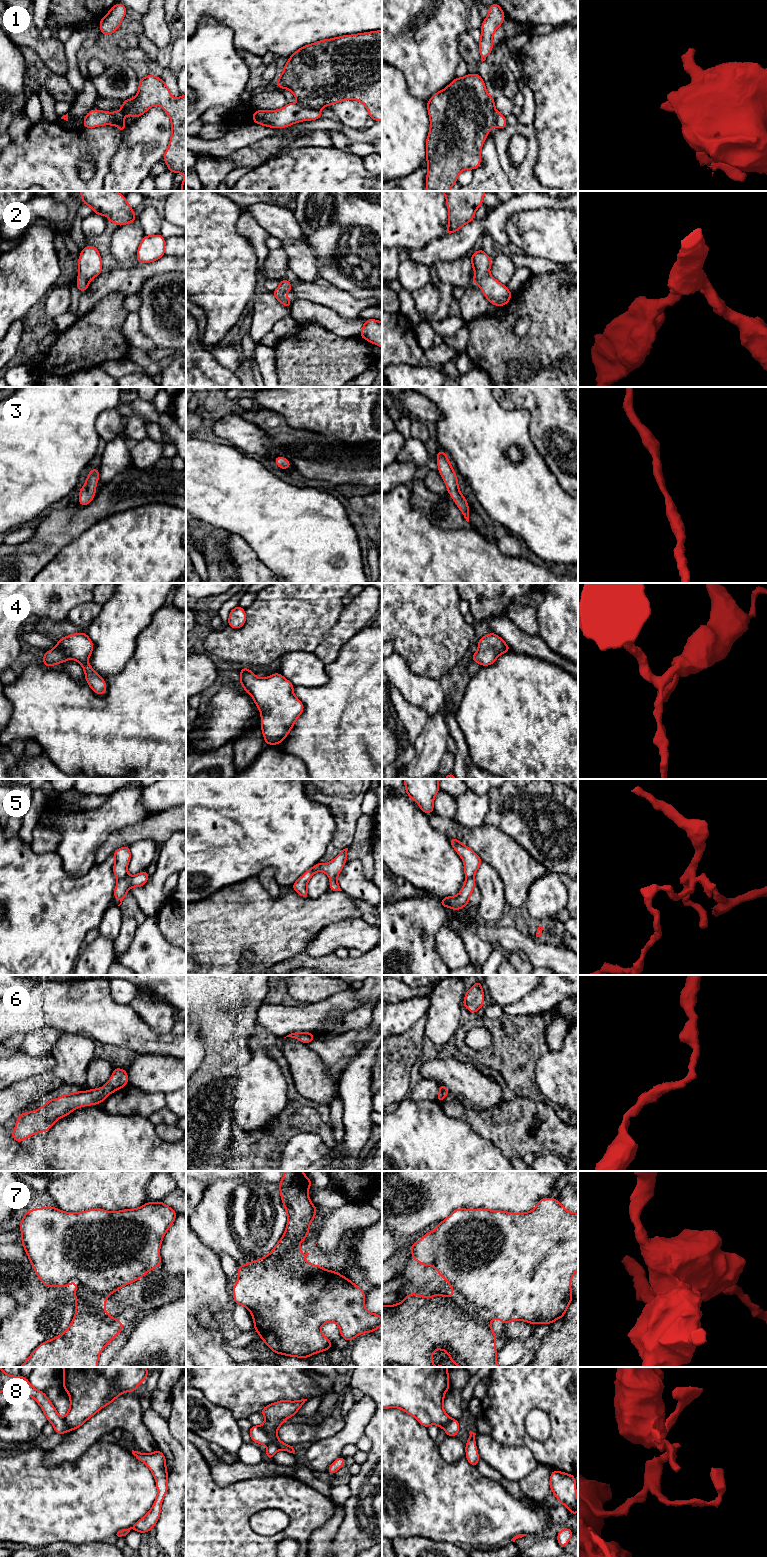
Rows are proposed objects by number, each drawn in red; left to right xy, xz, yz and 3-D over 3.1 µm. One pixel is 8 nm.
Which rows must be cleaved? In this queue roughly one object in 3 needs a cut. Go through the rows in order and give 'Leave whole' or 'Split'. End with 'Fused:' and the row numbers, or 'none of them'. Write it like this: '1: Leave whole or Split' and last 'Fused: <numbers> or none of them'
1: Split
2: Leave whole
3: Leave whole
4: Leave whole
5: Split
6: Leave whole
7: Split
8: Split
Fused: 1, 5, 7, 8

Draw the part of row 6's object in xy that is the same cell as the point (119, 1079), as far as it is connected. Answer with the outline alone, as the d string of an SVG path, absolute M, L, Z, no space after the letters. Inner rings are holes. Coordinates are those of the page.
M114 1068L111 1078L102 1088L63 1094L59 1099L49 1099L47 1104L35 1111L25 1111L18 1116L11 1136L16 1142L21 1143L37 1133L47 1132L61 1116L65 1117L82 1106L101 1104L108 1095L126 1085L128 1085L127 1072L122 1068Z

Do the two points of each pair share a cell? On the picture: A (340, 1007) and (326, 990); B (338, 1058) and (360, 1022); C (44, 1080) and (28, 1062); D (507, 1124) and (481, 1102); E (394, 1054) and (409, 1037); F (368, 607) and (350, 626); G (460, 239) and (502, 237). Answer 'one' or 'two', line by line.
A: two
B: two
C: two
D: two
E: one
F: one
G: one

